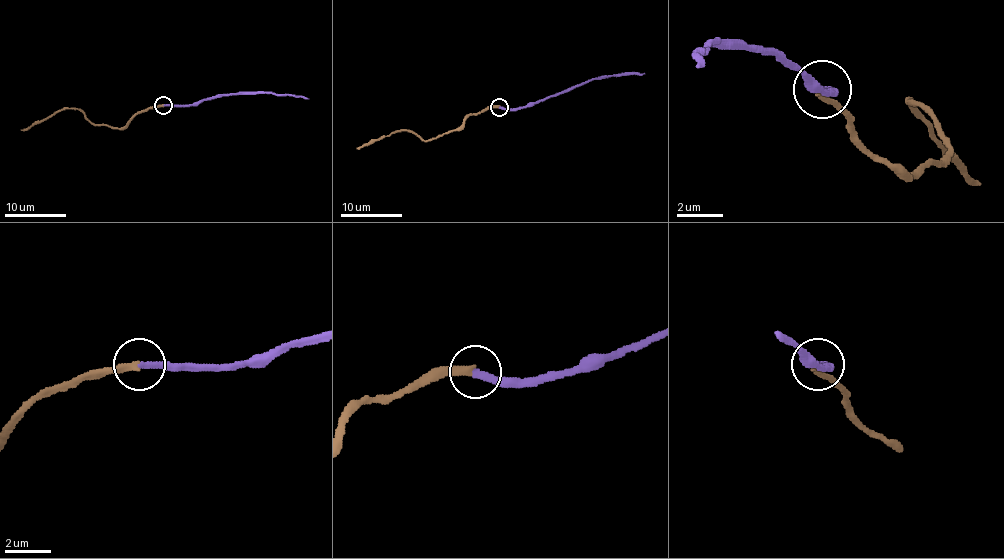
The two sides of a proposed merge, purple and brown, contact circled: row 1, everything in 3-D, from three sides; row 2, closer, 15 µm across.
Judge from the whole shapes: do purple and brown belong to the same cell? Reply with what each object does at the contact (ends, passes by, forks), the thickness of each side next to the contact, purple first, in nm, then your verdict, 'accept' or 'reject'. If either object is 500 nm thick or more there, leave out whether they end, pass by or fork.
purple ends; brown ends; calibres 280 and 300 nm; accept

